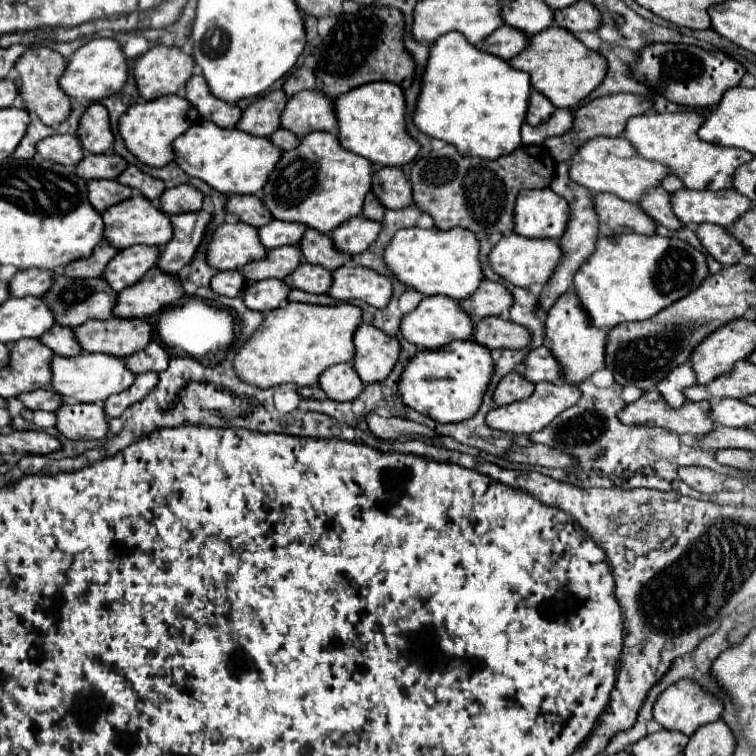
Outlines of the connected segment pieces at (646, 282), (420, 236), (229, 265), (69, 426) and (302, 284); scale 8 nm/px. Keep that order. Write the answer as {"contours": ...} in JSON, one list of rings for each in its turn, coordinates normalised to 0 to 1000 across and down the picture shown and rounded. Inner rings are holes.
{"contours":[[[[844,308],[815,313],[794,311],[786,335],[762,358],[757,382],[783,430],[791,435],[810,435],[820,427],[849,425],[868,417],[876,406],[884,406],[902,396],[902,390],[918,385],[934,364],[934,335],[899,316]]],[[[529,303],[521,308],[519,319],[508,329],[508,348],[519,366],[524,366],[537,380],[558,390],[590,390],[595,396],[611,398],[624,390],[638,374],[638,356],[632,348],[632,316],[622,306],[577,306],[571,303]]],[[[294,295],[272,329],[272,345],[288,358],[317,356],[320,351],[347,343],[352,329],[341,321],[341,306],[325,295]]],[[[82,533],[74,544],[71,565],[95,583],[130,583],[143,570],[135,538],[122,533]]],[[[399,348],[394,351],[394,358],[381,364],[378,374],[386,382],[397,382],[405,388],[431,388],[431,380],[437,377],[437,358],[423,351]]]]}

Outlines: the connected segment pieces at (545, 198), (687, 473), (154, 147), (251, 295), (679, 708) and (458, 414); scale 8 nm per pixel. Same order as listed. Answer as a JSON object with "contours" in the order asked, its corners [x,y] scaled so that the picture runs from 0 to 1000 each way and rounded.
{"contours":[[[[693,250],[680,274],[680,308],[698,316],[743,313],[749,303],[749,269],[728,250]]],[[[902,618],[897,623],[897,628],[899,628],[899,634],[905,639],[910,639],[913,644],[918,644],[926,652],[952,649],[952,628],[942,626],[939,620],[929,620],[929,618]]],[[[217,126],[201,134],[177,136],[167,144],[167,149],[156,157],[156,173],[164,184],[167,197],[190,218],[196,221],[217,221],[228,213],[225,189],[241,179],[251,165],[262,160],[262,152],[246,142],[246,131],[238,126]]],[[[349,369],[341,374],[331,374],[320,385],[323,403],[333,411],[360,411],[381,396],[384,380],[368,369]]],[[[899,898],[897,903],[886,906],[868,927],[865,933],[865,951],[886,967],[902,967],[905,972],[915,972],[923,962],[947,954],[955,946],[958,930],[939,914],[931,914],[921,901],[915,898]]],[[[622,448],[601,451],[582,462],[553,464],[537,480],[537,485],[529,496],[526,522],[537,538],[542,538],[542,541],[553,544],[556,549],[563,549],[579,560],[601,560],[601,557],[622,554],[622,549],[627,549],[627,544],[632,544],[632,533],[638,533],[638,522],[648,507],[651,491],[653,491],[653,478],[648,472],[648,464],[643,464],[643,459],[632,459],[632,454],[622,454]]]]}

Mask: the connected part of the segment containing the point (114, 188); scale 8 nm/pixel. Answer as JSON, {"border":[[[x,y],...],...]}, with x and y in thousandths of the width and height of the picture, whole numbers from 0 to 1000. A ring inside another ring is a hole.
{"border":[[[116,239],[116,266],[127,279],[138,279],[146,271],[161,269],[175,258],[172,247],[161,247],[156,239]]]}

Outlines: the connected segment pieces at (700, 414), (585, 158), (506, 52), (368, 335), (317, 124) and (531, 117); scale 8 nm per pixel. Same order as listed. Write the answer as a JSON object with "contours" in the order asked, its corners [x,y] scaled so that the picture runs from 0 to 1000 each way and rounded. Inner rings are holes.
{"contours":[[[[852,517],[844,530],[828,536],[817,546],[817,554],[825,562],[862,562],[892,570],[897,575],[931,575],[934,570],[944,567],[944,560],[934,554],[934,544],[939,544],[937,530],[907,530],[902,538],[889,541],[876,533],[870,517]]],[[[786,181],[775,187],[754,210],[754,237],[783,255],[810,255],[825,266],[841,269],[854,250],[870,247],[881,234],[881,224],[873,216],[844,210],[833,189],[825,181]]],[[[664,33],[651,46],[646,46],[643,54],[638,54],[638,60],[632,65],[672,81],[685,67],[690,67],[690,62],[696,62],[696,49],[685,46],[685,41],[675,41],[675,36]]],[[[479,427],[468,438],[468,462],[471,470],[466,483],[474,491],[479,507],[487,509],[511,501],[526,478],[529,454],[503,435]]],[[[421,118],[386,126],[373,147],[370,171],[389,176],[394,184],[413,173],[437,173],[444,179],[447,160],[442,157],[439,131]]],[[[701,120],[701,131],[698,131],[698,147],[696,147],[696,163],[701,165],[712,165],[720,163],[733,147],[733,139],[714,123],[714,120]]]]}

